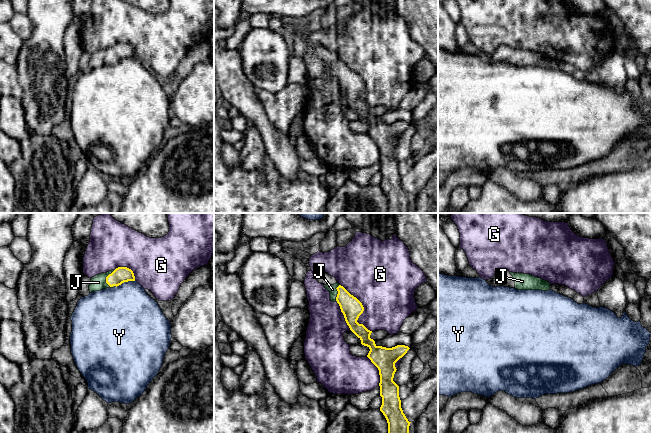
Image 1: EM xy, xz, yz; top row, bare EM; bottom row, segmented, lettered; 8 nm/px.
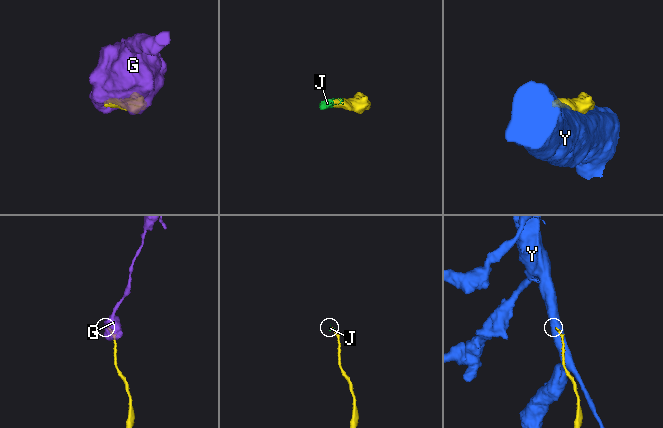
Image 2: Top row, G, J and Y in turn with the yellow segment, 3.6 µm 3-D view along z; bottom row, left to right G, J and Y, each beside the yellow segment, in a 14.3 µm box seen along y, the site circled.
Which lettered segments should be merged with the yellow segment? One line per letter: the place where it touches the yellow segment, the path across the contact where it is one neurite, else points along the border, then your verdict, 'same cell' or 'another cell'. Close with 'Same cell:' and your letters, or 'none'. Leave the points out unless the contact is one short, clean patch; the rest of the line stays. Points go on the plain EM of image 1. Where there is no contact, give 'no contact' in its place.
G: xz (363, 85) | another cell
J: xy (106, 54) | across xy (120, 51), (114, 54), (106, 54), (98, 58) | same cell
Y: xy (125, 57) | another cell
Same cell: J

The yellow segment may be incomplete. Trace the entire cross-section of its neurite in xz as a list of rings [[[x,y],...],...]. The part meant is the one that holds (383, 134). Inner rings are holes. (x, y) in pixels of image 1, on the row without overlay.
[[[323,46],[314,47],[316,56],[323,60],[330,68],[330,76],[337,78],[350,106],[361,116],[361,120],[367,122],[370,127],[367,133],[378,144],[380,151],[380,172],[382,181],[380,187],[388,199],[387,213],[409,213],[410,199],[401,184],[399,162],[393,157],[396,148],[395,139],[410,125],[405,121],[397,121],[392,124],[377,122],[370,114],[372,107],[363,100],[357,98],[363,89],[362,79],[341,62],[335,53]]]

